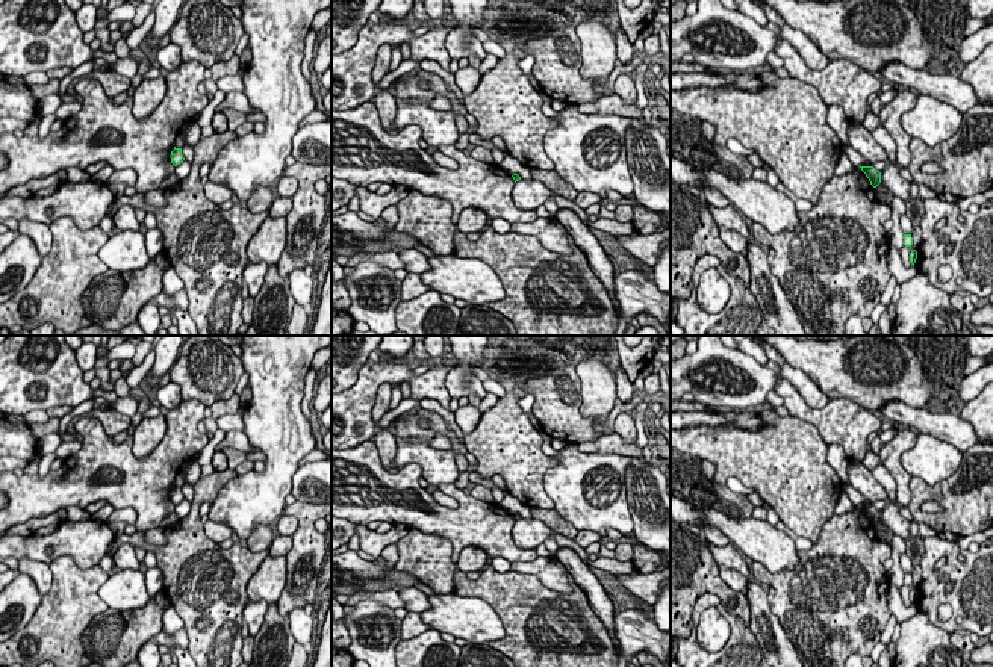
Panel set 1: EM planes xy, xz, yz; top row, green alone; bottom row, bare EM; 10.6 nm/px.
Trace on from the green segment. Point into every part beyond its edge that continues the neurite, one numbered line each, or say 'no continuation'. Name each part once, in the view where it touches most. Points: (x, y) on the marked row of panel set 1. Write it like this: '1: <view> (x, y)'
no continuation

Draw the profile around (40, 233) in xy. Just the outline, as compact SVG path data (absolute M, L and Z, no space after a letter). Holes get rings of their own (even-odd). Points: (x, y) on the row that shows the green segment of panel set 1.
M23 218L18 222L18 233L33 240L41 257L47 256L51 250L51 231L48 225Z

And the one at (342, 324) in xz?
M332 309L332 336L350 336L356 321L351 315L341 309Z

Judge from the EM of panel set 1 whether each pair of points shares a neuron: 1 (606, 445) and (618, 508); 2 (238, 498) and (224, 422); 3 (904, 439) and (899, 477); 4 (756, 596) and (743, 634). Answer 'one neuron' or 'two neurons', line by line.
1: two neurons
2: two neurons
3: one neuron
4: two neurons

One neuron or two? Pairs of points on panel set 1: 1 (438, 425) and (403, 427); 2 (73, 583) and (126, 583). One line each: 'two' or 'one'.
1: one
2: two

